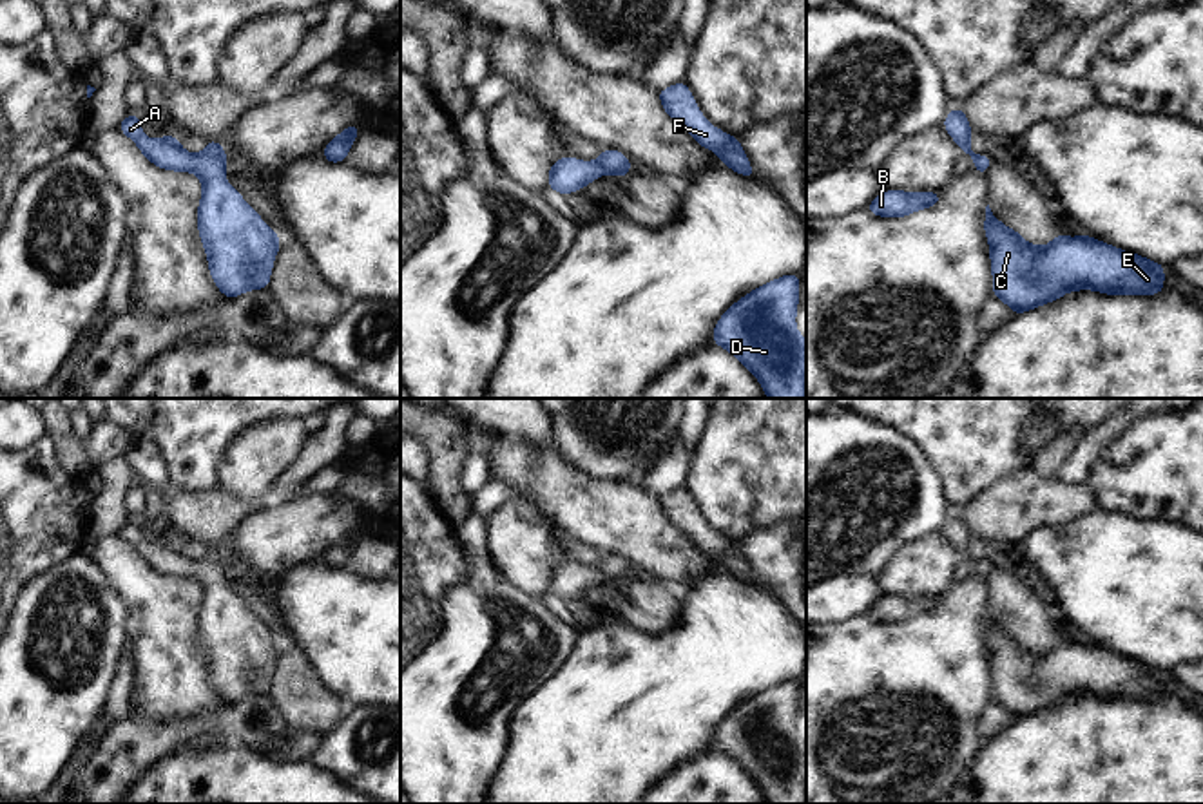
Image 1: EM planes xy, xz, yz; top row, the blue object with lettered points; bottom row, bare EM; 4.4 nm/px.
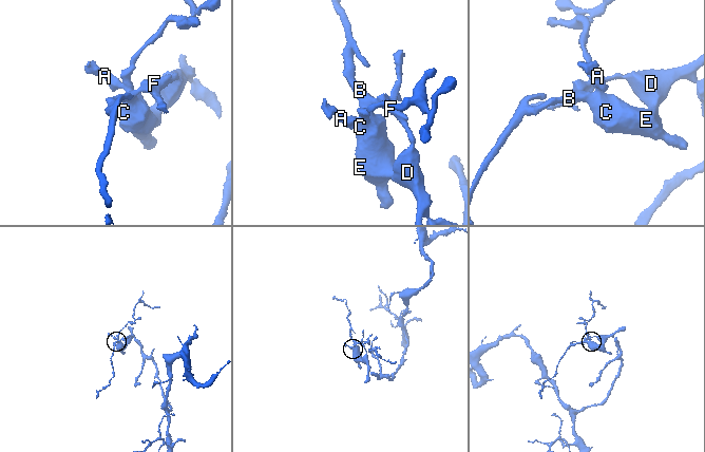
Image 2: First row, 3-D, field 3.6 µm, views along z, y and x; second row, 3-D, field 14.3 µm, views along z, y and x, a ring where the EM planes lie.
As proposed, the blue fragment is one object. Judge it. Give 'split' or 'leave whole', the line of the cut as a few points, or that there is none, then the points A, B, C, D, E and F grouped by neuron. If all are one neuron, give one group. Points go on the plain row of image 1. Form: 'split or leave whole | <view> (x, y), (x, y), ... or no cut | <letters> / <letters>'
leave whole | no cut | A B C D E F

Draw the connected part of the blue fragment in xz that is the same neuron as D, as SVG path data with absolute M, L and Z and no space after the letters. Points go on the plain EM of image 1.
M784 679L734 708L716 728L712 748L732 759L761 790L768 804L806 804L806 744L797 737L797 679Z

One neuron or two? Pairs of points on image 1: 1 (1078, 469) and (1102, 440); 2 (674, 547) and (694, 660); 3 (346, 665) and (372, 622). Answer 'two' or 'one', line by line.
1: one
2: two
3: one

